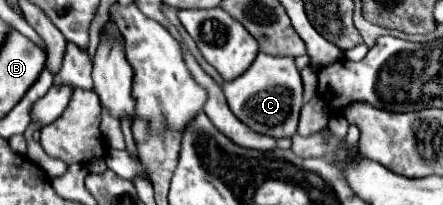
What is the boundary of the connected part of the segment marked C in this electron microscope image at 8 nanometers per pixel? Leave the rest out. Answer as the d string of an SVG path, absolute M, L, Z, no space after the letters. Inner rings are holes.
M258 53L246 73L232 81L224 81L224 95L230 111L252 131L278 137L292 137L298 127L302 107L302 77L294 57L274 57Z

